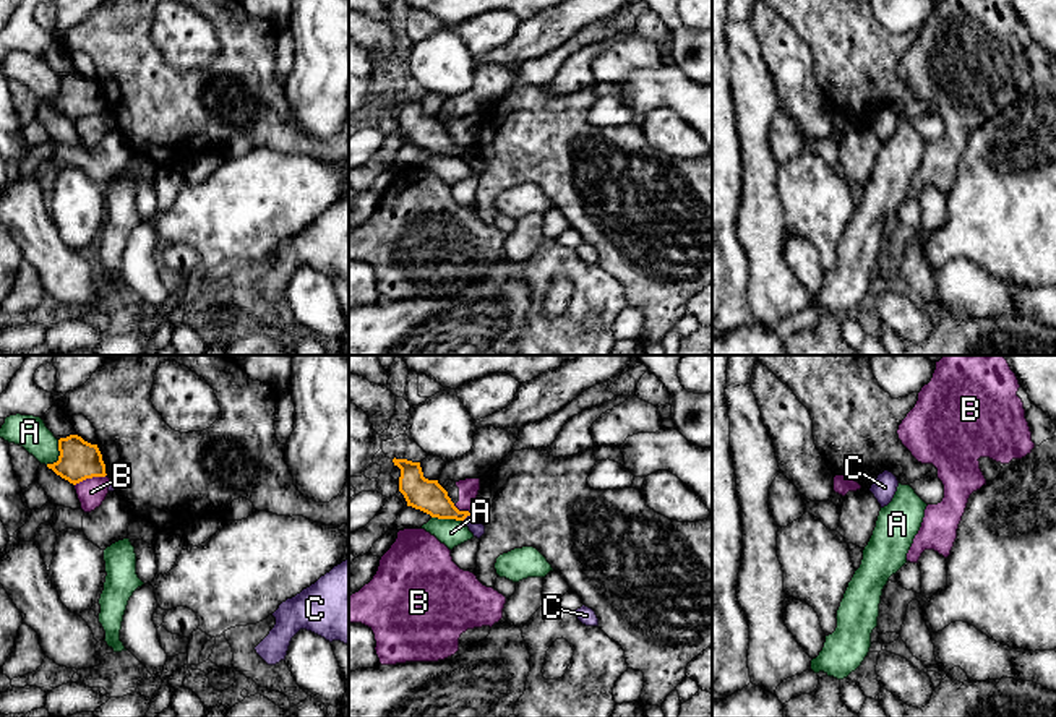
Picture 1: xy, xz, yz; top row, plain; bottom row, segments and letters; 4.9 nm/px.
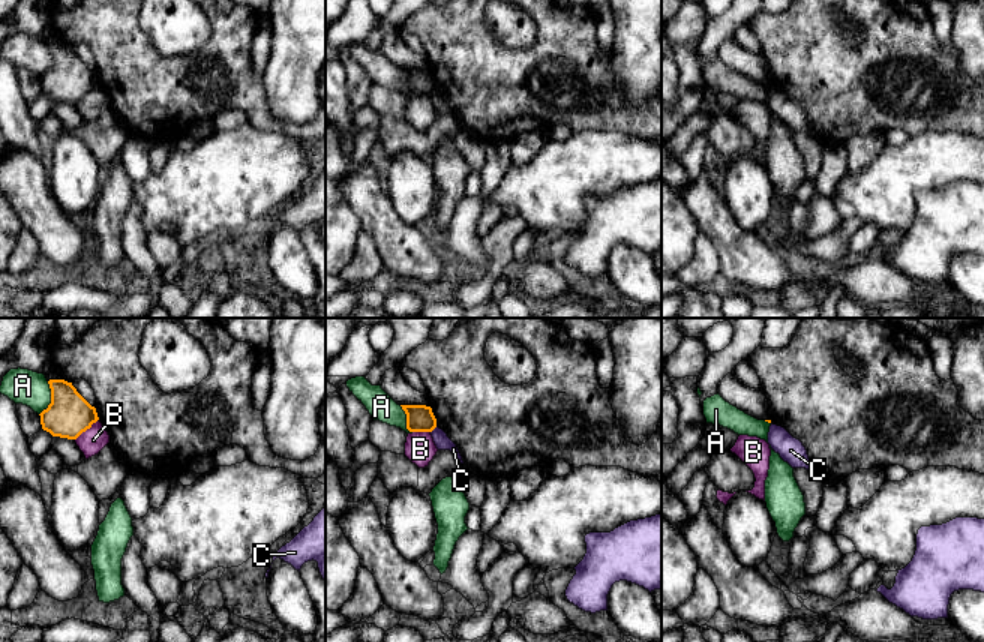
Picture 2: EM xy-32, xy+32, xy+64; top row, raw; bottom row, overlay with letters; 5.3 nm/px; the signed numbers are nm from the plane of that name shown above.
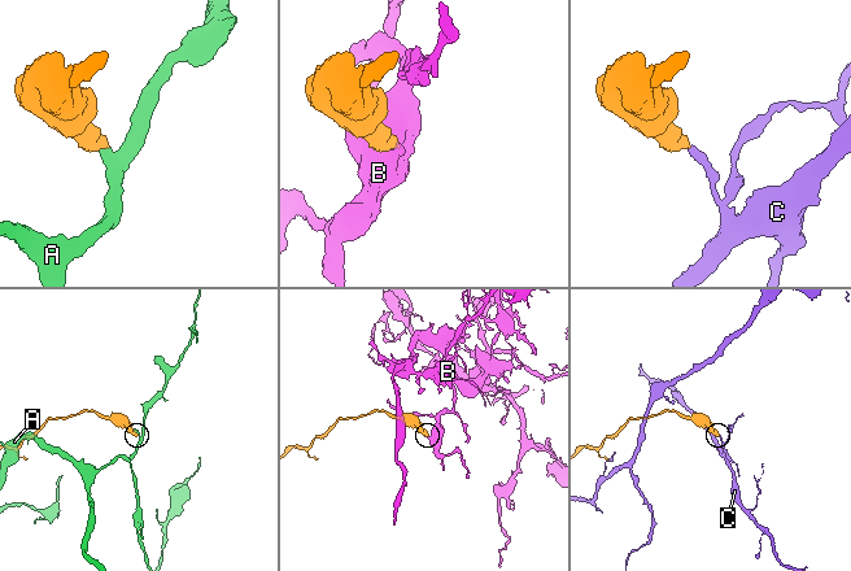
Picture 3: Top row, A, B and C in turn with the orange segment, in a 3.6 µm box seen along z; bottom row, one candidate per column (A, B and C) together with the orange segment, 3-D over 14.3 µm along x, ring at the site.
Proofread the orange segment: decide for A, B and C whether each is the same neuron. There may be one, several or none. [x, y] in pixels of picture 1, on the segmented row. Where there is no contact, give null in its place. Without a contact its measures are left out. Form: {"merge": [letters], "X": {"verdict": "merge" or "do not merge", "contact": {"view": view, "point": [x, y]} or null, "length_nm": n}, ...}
{"merge": [], "A": {"verdict": "do not merge", "contact": {"view": "xy", "point": [59, 456]}, "length_nm": 140}, "B": {"verdict": "do not merge", "contact": {"view": "xy", "point": [90, 477]}, "length_nm": 170}, "C": {"verdict": "do not merge", "contact": {"view": "xz", "point": [466, 516]}, "length_nm": 50}}

